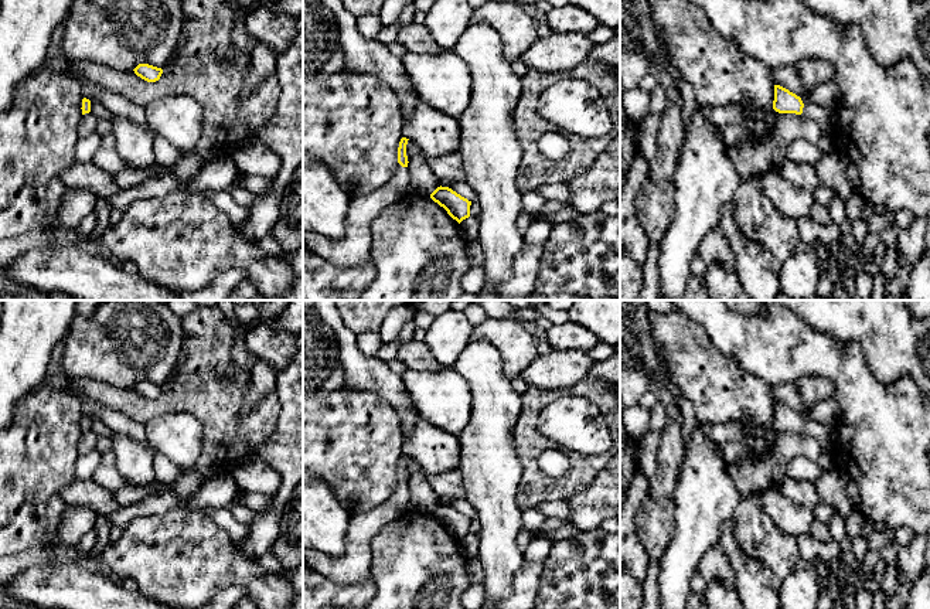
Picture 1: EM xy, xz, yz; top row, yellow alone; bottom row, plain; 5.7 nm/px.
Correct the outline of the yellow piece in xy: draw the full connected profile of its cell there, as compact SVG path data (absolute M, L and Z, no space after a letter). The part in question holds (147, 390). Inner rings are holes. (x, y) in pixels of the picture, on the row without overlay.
M139 381L134 387L134 391L147 399L156 399L160 397L163 387L149 382L149 381Z

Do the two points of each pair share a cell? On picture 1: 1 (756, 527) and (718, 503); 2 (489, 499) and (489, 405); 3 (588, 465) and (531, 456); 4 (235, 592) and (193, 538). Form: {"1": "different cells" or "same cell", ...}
{"1": "different cells", "2": "same cell", "3": "same cell", "4": "different cells"}

